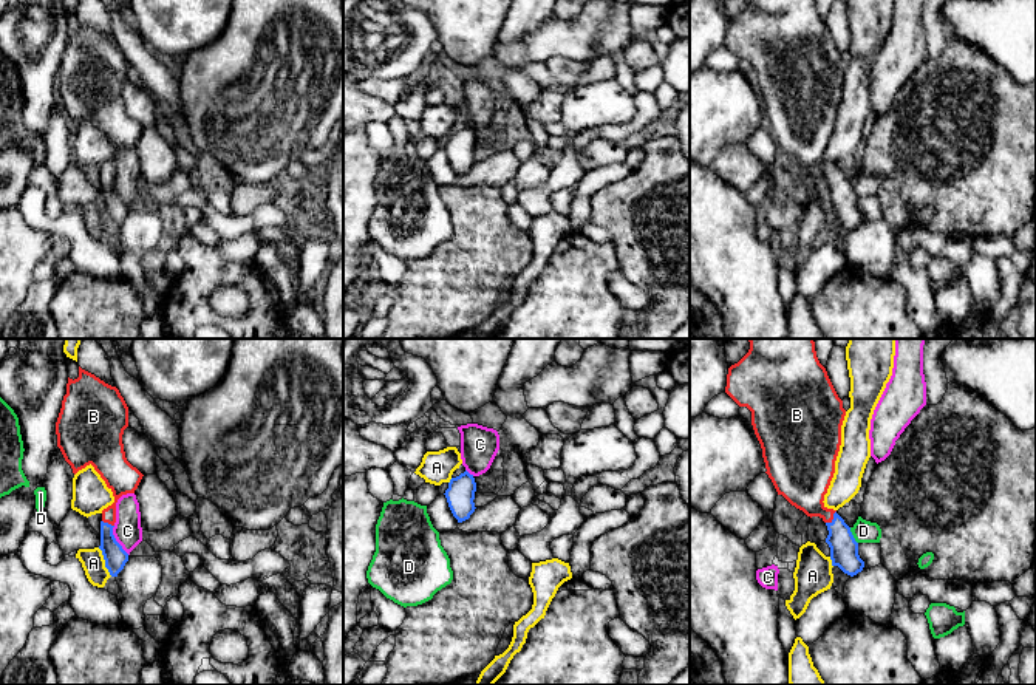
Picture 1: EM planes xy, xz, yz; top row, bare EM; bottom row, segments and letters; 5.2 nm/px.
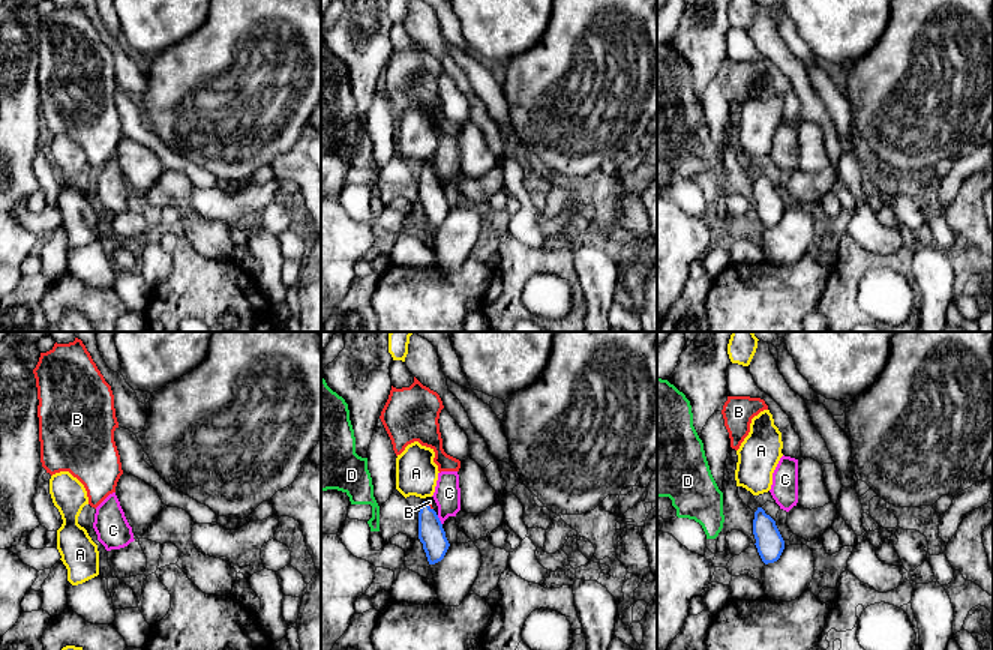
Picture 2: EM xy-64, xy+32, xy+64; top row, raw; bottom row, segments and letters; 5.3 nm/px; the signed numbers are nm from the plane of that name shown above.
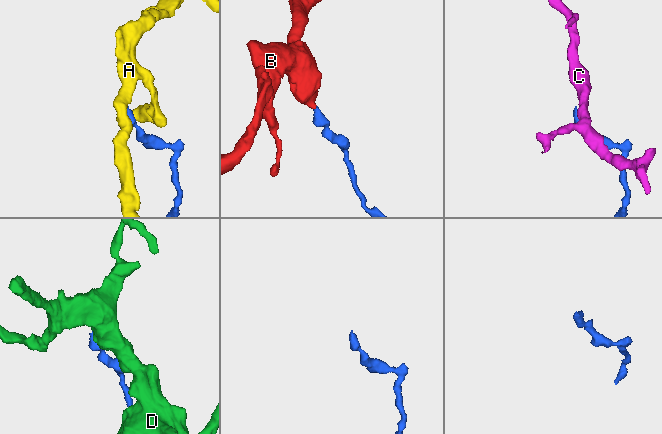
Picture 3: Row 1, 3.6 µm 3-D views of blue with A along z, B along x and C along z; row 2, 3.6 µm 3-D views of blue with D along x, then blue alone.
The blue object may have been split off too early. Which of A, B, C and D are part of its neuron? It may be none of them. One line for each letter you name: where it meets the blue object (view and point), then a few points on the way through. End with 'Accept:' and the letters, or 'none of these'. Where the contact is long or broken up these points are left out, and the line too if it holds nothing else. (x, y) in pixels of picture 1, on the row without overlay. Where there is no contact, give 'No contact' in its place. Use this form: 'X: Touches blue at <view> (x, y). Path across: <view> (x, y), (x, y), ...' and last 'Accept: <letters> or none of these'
B: Touches blue at yz (834, 172). Path across: yz (843, 201), (834, 172), (807, 149), (803, 135)
Accept: B

